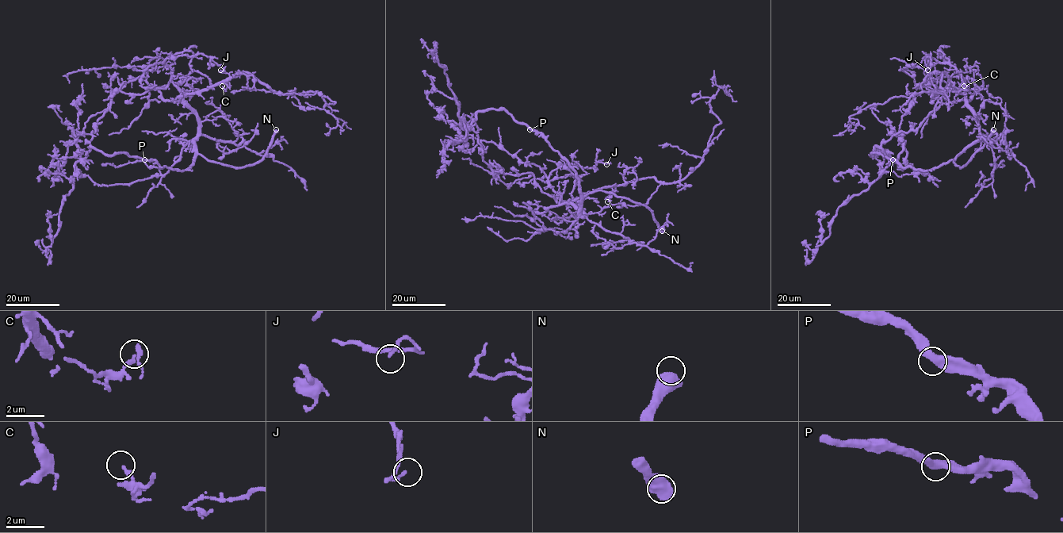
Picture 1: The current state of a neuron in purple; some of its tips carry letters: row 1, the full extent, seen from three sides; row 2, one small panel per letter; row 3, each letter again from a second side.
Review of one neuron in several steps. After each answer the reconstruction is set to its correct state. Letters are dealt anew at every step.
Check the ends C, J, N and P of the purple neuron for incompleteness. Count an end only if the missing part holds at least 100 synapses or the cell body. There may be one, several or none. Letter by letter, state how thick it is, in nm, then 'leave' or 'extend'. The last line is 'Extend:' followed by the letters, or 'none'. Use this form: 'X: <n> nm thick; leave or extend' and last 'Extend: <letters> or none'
C: 200 nm thick; leave
J: 150 nm thick; leave
N: 700 nm thick; extend
P: 420 nm thick; leave
Extend: N

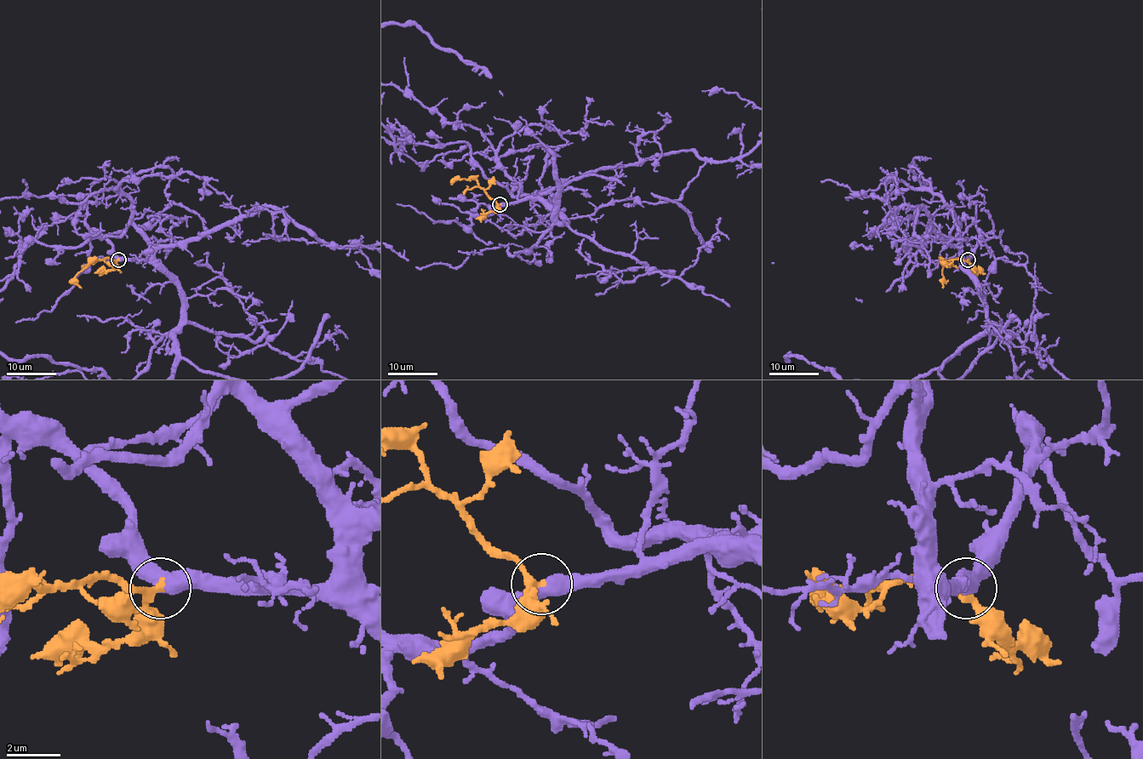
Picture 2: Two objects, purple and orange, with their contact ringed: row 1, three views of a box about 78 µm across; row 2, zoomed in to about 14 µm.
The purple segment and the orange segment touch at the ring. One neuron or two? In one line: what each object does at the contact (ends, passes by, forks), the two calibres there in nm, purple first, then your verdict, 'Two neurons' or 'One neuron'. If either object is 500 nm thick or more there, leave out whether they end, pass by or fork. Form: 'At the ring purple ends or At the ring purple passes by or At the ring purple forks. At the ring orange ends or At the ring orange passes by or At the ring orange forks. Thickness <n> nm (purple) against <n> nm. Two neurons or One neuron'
Thickness 500 nm (purple) against 280 nm. One neuron

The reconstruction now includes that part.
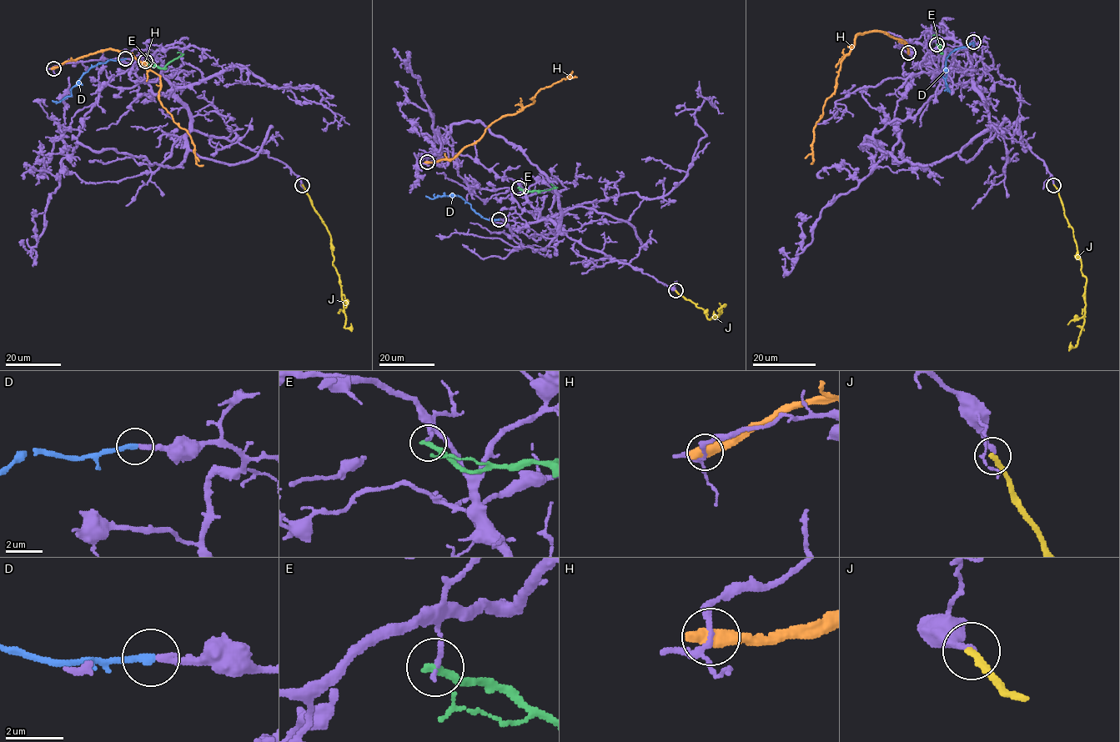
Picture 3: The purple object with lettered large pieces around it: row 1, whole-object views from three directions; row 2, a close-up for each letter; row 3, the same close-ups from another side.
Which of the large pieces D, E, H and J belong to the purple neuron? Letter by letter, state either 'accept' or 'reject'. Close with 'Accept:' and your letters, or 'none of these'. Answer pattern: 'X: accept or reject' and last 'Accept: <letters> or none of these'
D: accept
E: reject
H: reject
J: accept
Accept: D, J

